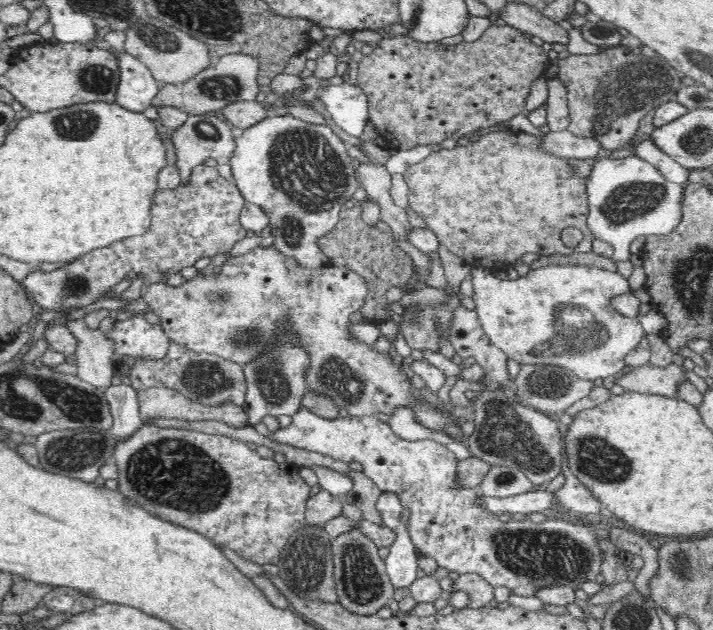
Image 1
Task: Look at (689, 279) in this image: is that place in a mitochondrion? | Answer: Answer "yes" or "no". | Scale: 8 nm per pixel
yes

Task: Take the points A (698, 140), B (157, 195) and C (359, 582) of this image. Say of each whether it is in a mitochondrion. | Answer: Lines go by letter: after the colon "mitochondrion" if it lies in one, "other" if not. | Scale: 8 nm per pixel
A: mitochondrion
B: other
C: mitochondrion

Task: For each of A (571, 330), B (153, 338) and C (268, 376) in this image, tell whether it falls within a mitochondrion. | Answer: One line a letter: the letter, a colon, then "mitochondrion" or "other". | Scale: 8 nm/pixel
A: mitochondrion
B: other
C: mitochondrion

